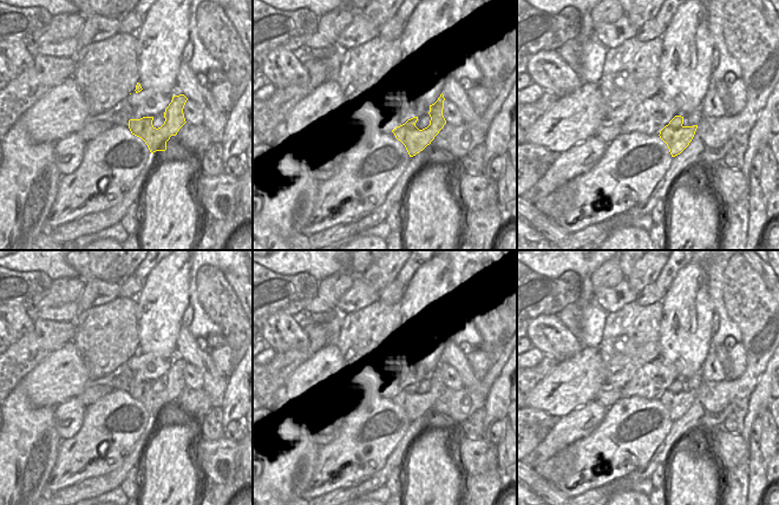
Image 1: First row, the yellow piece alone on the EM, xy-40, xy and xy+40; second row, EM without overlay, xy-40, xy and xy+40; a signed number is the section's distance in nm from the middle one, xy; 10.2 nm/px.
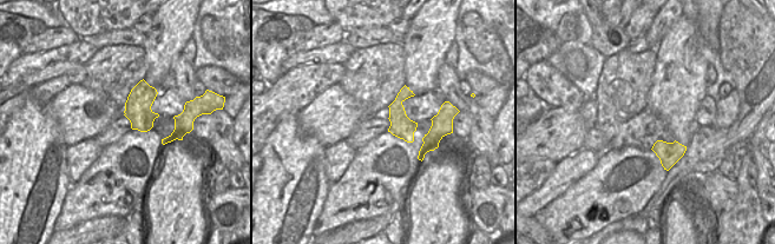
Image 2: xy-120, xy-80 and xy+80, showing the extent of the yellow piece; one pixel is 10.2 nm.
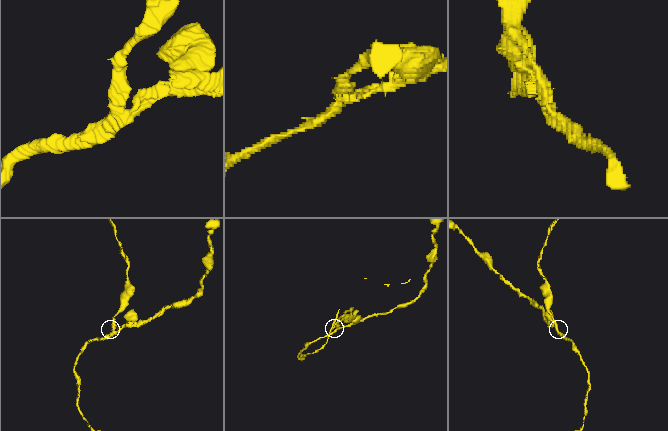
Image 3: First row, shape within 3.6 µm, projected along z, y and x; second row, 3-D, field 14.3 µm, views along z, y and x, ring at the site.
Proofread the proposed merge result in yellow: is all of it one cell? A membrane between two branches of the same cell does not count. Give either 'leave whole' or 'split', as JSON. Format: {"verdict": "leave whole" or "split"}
{"verdict": "split"}

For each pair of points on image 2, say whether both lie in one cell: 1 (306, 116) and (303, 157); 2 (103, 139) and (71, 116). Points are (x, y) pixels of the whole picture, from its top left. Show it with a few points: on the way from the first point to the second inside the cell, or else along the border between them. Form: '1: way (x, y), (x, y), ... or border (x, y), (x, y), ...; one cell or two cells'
1: border (296, 113), (299, 127), (324, 147); two cells
2: border (119, 117), (93, 137); two cells

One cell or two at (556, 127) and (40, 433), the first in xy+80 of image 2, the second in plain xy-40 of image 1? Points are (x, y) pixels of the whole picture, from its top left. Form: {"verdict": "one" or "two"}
{"verdict": "two"}

